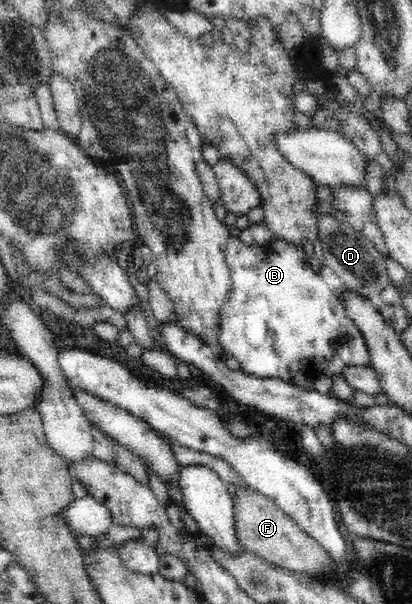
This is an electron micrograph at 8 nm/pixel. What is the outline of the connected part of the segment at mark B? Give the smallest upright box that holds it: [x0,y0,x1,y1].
[219,235,371,384]

